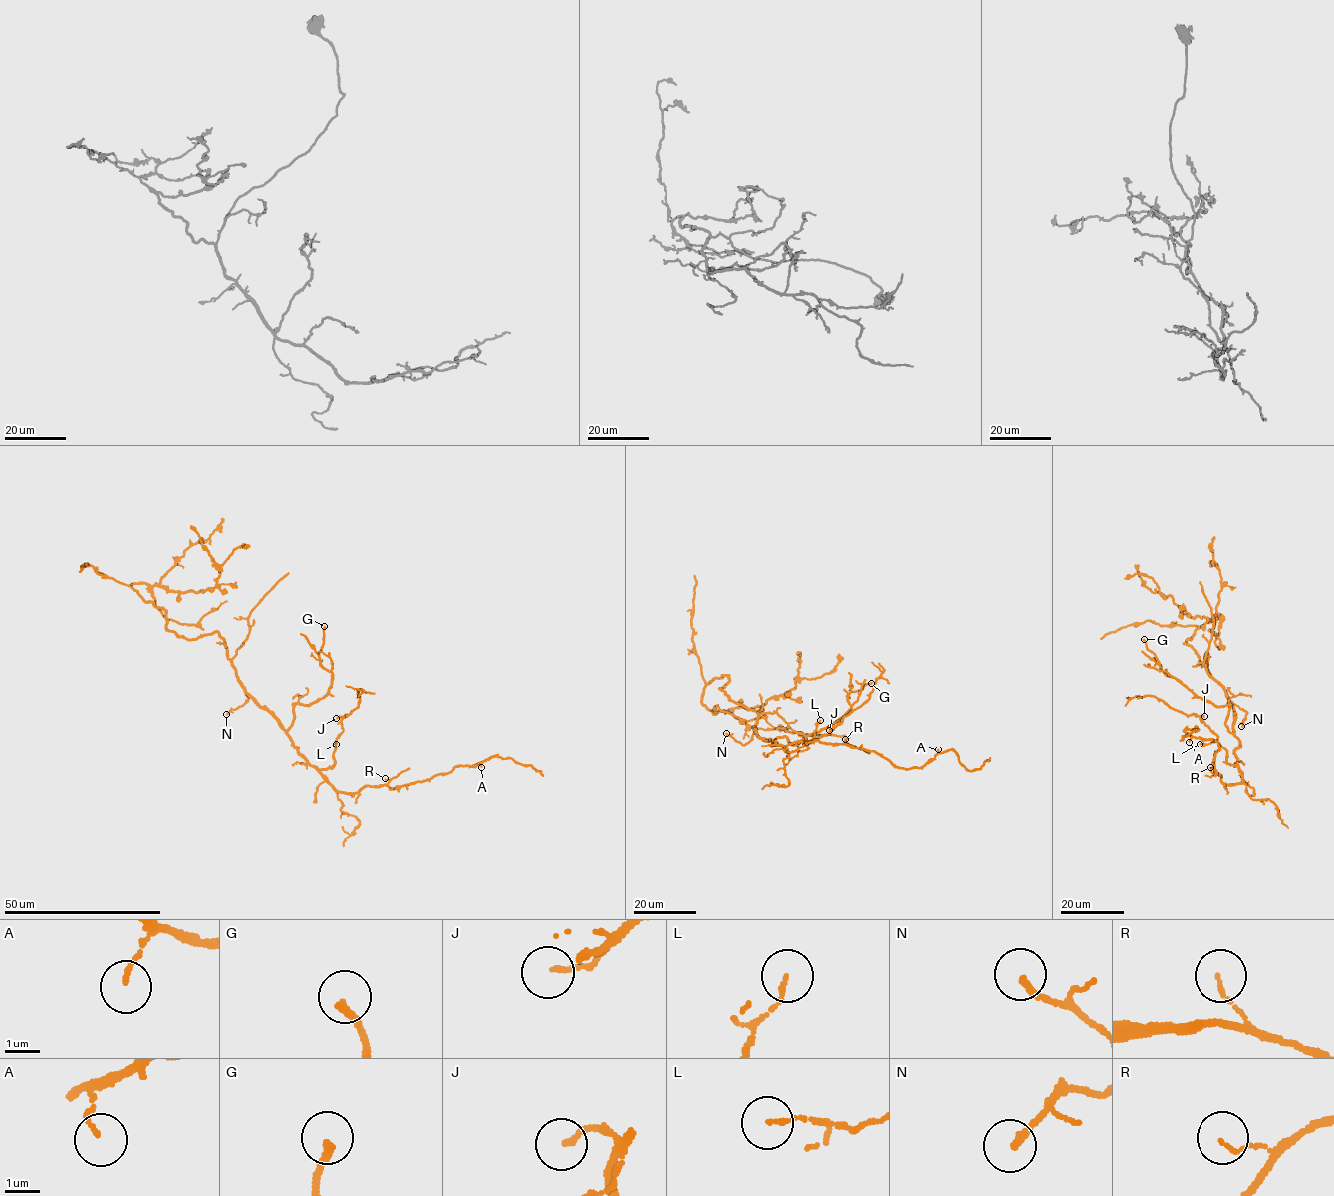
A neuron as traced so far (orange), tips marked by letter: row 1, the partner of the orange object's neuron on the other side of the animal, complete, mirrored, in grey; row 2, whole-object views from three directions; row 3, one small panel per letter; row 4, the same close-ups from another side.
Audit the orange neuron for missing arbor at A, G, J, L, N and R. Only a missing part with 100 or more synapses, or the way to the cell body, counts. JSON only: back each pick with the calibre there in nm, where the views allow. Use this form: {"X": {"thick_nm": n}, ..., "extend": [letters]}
{"extend": []}

